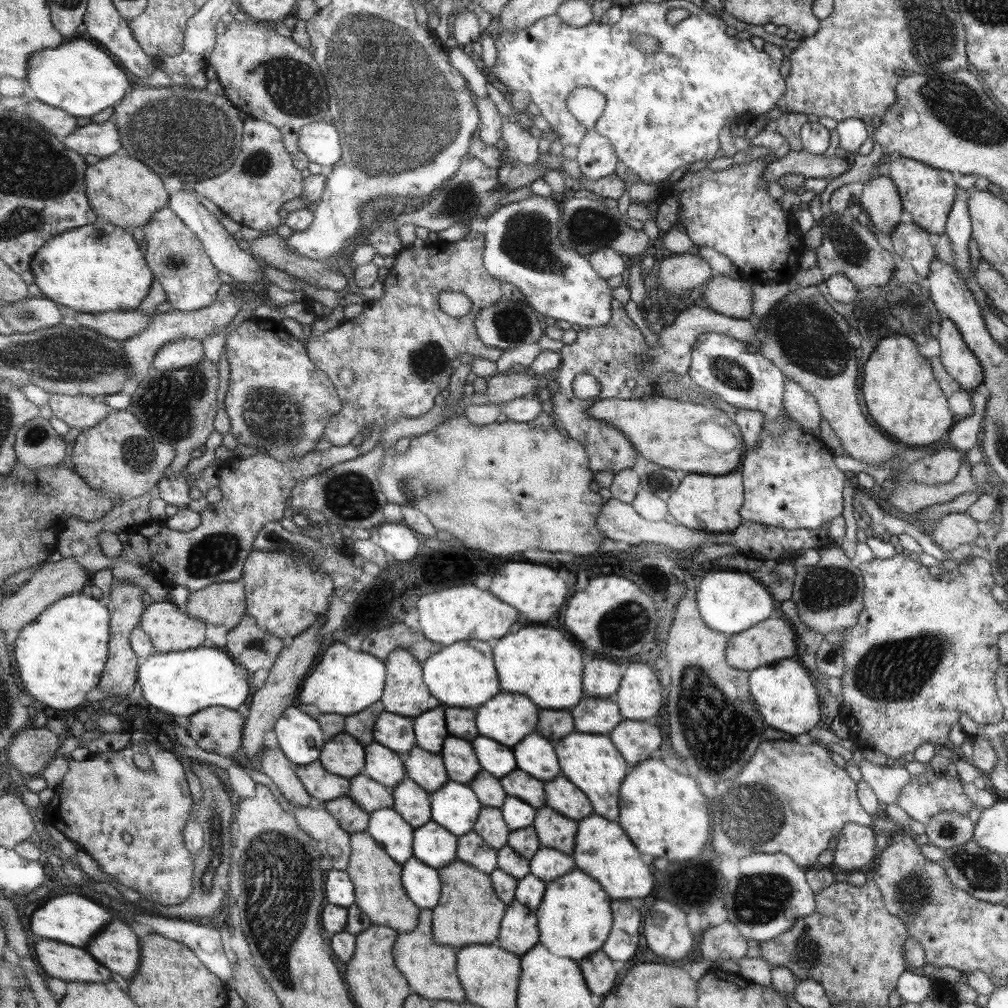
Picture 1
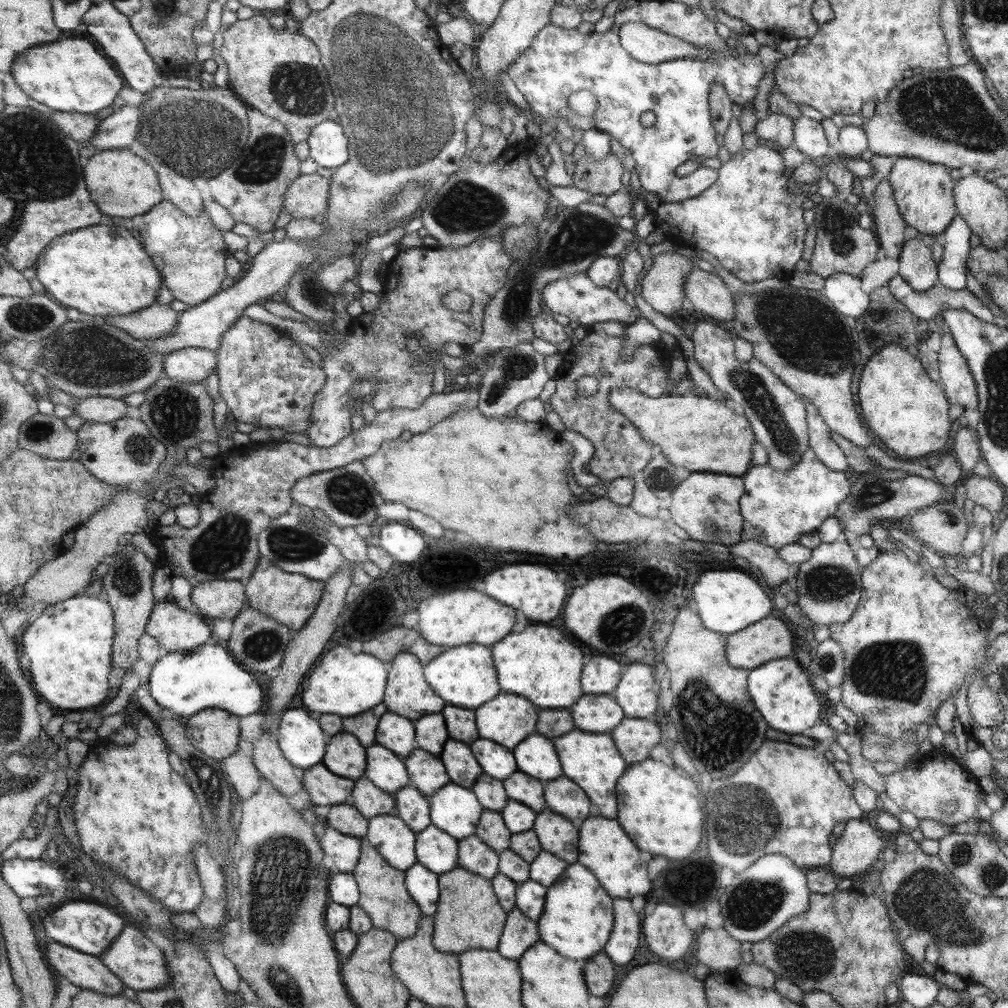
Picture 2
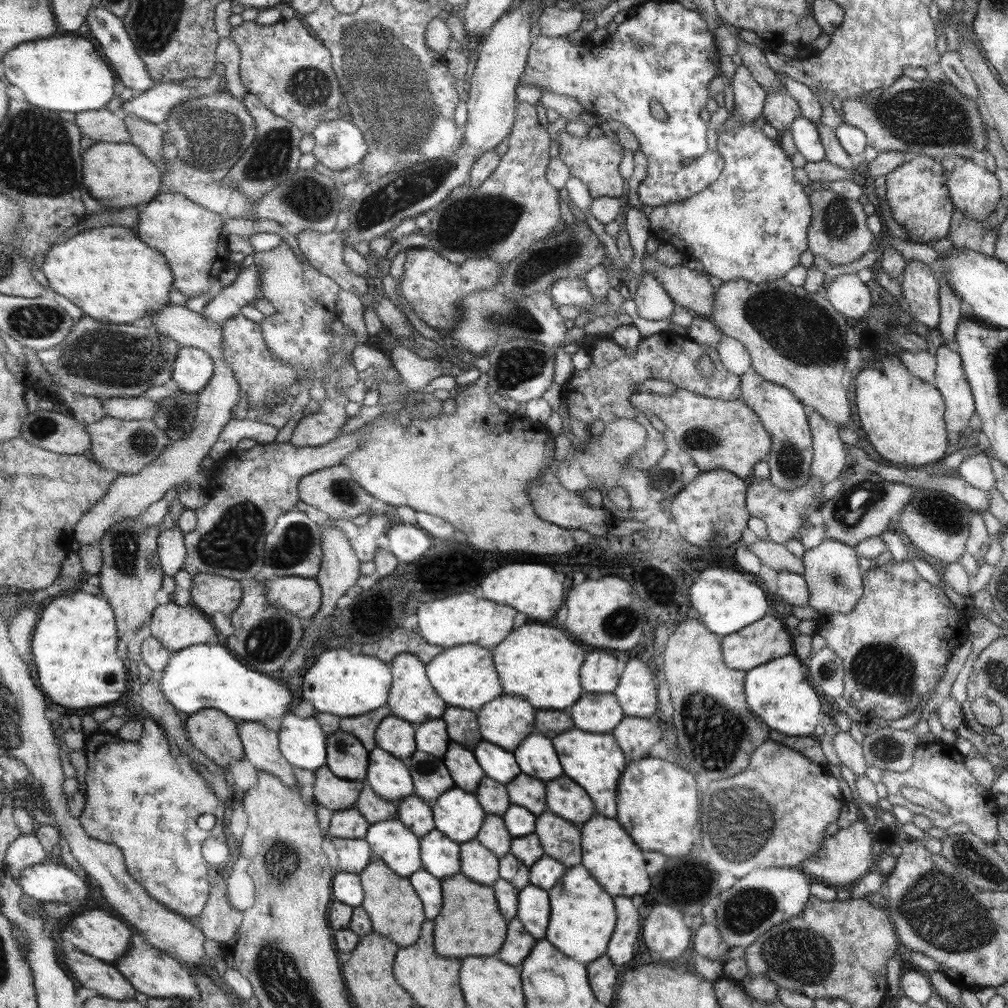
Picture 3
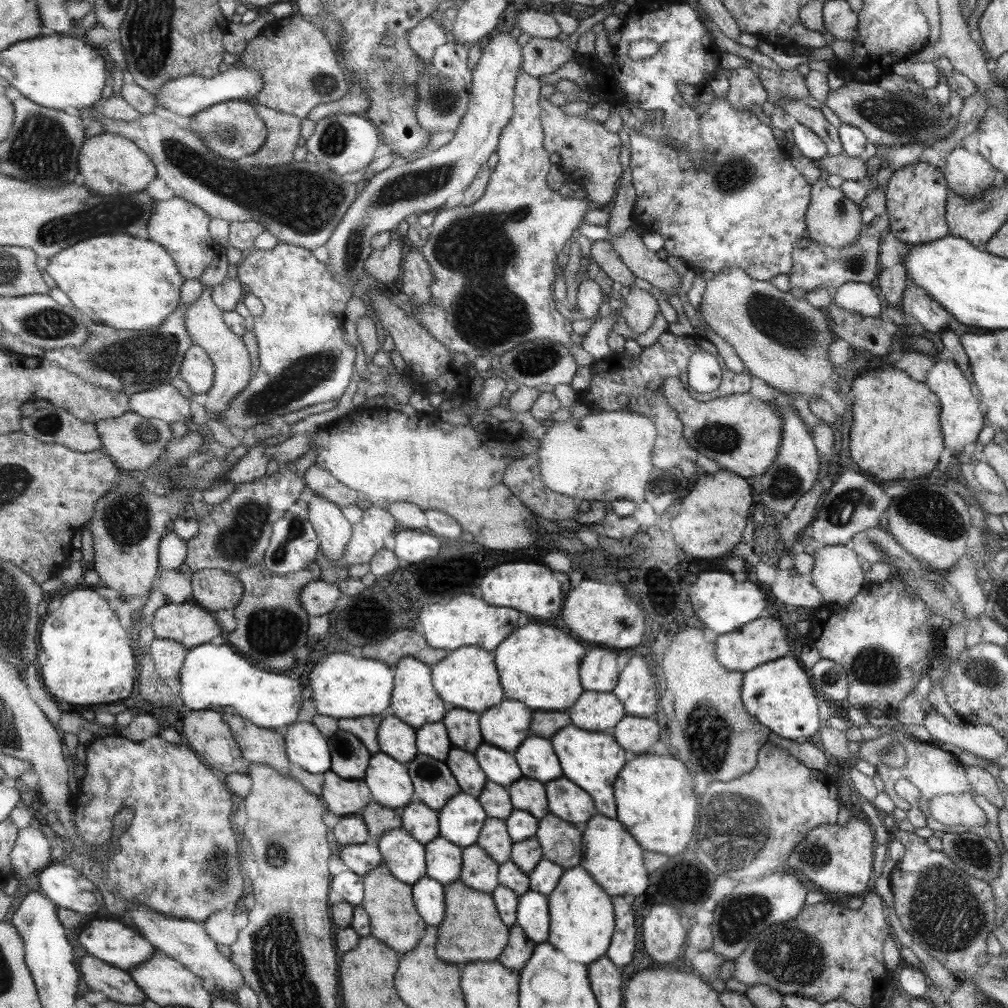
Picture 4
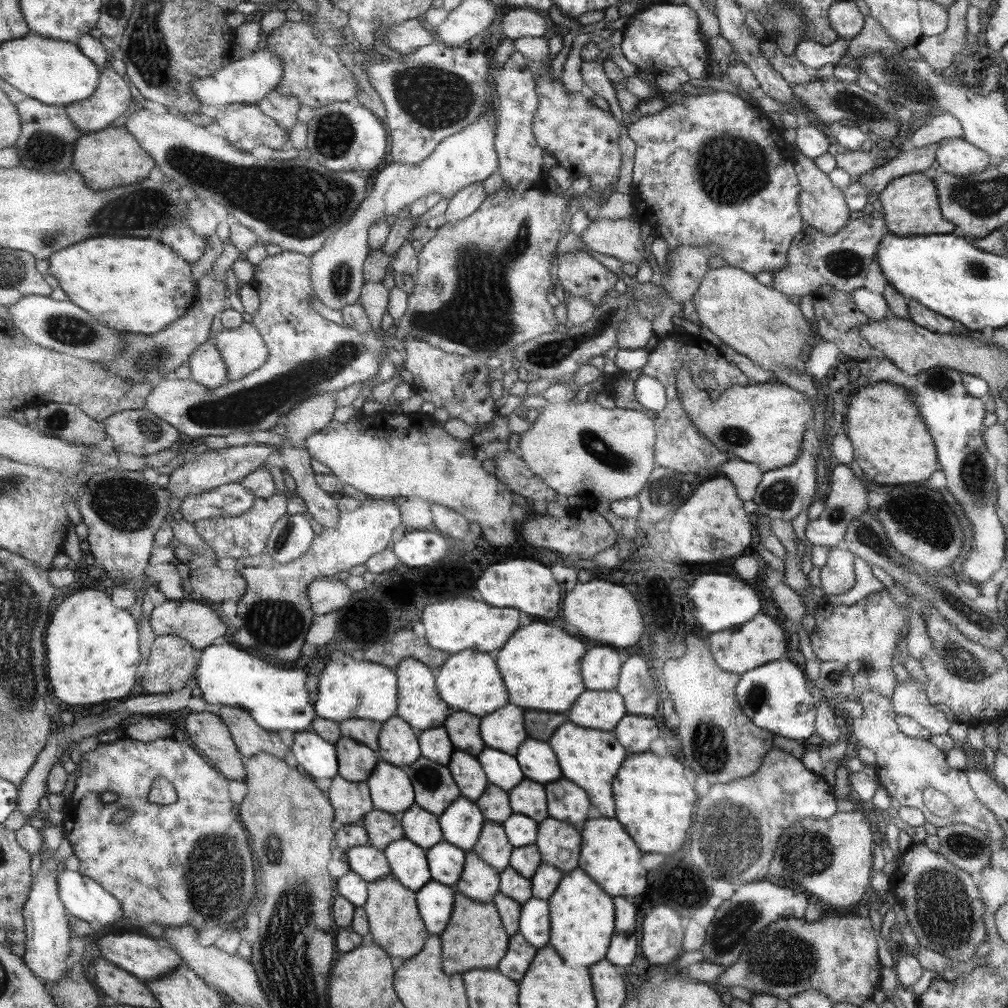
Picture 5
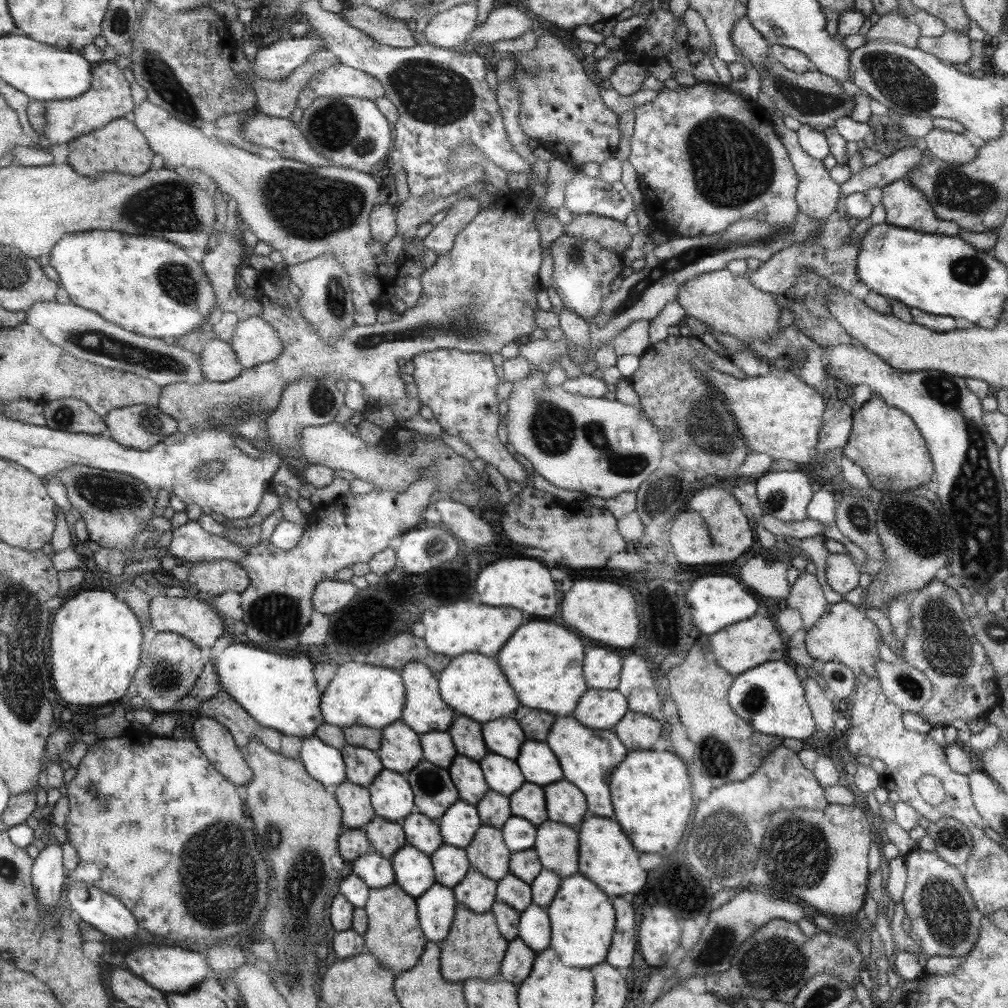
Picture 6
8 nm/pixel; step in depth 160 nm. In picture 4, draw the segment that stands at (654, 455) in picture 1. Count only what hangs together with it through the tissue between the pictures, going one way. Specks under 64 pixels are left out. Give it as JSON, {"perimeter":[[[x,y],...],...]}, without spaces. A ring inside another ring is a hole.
{"perimeter":[[[675,377],[666,378],[659,385],[658,394],[681,419],[683,438],[699,455],[713,460],[719,468],[749,480],[749,476],[754,478],[765,473],[777,456],[782,422],[768,401],[761,401],[749,392],[698,401],[689,396],[681,381]]]}

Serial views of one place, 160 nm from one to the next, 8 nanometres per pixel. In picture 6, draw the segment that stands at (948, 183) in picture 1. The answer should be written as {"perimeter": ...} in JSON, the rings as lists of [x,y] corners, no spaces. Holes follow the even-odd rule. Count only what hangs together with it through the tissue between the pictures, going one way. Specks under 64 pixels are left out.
{"perimeter":[[[905,178],[882,188],[880,204],[885,209],[885,223],[890,226],[951,237],[961,230],[954,223],[935,218],[930,202]]]}

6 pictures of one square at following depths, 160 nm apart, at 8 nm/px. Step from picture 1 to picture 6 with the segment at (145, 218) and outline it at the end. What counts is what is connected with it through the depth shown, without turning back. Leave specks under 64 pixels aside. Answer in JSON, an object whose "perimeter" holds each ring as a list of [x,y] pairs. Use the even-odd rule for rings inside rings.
{"perimeter":[[[118,117],[105,128],[80,136],[69,142],[68,162],[83,176],[99,176],[104,172],[122,172],[143,176],[153,168],[155,151],[147,137],[138,129],[131,117]]]}

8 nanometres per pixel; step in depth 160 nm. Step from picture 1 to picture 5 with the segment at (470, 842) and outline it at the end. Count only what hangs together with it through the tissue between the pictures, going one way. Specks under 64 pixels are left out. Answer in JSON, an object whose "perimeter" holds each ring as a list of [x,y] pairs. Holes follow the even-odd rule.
{"perimeter":[[[466,851],[462,874],[454,889],[475,902],[493,902],[498,892],[498,873],[475,851]]]}

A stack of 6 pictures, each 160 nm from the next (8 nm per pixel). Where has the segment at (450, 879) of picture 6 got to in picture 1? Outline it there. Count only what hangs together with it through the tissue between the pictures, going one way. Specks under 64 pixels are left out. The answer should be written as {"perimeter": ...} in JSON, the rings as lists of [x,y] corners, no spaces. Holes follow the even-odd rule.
{"perimeter":[[[437,822],[415,829],[414,856],[424,863],[440,869],[457,860],[458,837]]]}

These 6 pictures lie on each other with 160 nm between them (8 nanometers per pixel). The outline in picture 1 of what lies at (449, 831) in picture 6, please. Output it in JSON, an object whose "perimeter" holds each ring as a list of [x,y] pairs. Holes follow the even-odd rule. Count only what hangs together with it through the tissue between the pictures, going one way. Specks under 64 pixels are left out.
{"perimeter":[[[448,780],[441,790],[430,795],[434,822],[447,827],[456,836],[467,834],[474,828],[477,812],[481,812],[483,806],[468,785]]]}

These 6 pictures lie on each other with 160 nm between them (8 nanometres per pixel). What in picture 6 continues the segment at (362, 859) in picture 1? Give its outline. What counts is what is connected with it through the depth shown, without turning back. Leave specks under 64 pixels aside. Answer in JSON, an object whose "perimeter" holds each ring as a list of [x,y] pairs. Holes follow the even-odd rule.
{"perimeter":[[[395,882],[383,888],[370,889],[370,897],[364,909],[370,918],[368,931],[364,934],[367,952],[373,953],[381,965],[390,968],[395,974],[411,970],[418,965],[429,941],[422,929],[418,899],[407,894],[407,891]]]}

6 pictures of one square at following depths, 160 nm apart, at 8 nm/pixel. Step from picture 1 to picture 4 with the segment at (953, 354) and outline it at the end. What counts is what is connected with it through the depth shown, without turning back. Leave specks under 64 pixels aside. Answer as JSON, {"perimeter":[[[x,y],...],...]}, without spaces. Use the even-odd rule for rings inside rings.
{"perimeter":[[[937,360],[935,366],[926,374],[925,384],[938,396],[939,402],[942,404],[942,431],[946,440],[946,447],[951,449],[952,456],[961,456],[959,450],[963,448],[963,444],[975,442],[977,432],[983,426],[983,414],[979,412],[977,400],[973,398],[971,386],[965,380],[962,370],[952,360]]]}

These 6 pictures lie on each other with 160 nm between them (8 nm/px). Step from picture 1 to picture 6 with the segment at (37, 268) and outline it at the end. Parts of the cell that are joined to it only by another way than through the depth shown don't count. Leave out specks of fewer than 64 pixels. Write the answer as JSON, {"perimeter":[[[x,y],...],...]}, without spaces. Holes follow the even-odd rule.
{"perimeter":[[[93,230],[65,236],[49,256],[50,266],[60,276],[61,286],[66,289],[71,302],[95,310],[109,322],[135,334],[174,340],[195,332],[213,314],[215,291],[207,271],[203,269],[203,262],[189,258],[183,247],[166,239],[129,236],[113,230]]]}

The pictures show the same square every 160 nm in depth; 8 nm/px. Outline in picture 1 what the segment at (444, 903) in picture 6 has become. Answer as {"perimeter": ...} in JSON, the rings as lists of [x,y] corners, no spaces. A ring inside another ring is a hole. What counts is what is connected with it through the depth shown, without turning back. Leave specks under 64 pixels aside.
{"perimeter":[[[417,857],[403,865],[402,881],[407,894],[419,908],[435,908],[442,897],[443,881],[439,869]]]}

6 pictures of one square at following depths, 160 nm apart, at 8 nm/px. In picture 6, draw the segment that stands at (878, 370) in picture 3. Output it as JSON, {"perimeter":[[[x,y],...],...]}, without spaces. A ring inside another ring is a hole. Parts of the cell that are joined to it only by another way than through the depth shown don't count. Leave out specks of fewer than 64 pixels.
{"perimeter":[[[871,394],[852,412],[852,425],[842,454],[853,464],[861,466],[870,489],[905,491],[925,485],[934,474],[926,439],[905,411],[891,407],[879,395]]]}

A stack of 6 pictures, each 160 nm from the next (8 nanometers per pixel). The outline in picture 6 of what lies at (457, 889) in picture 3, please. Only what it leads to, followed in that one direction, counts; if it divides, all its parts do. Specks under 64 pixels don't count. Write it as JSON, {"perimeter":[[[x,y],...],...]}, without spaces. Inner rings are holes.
{"perimeter":[[[457,905],[454,920],[442,947],[442,973],[447,982],[464,981],[466,978],[488,979],[497,976],[505,957],[507,941],[498,931],[494,914],[489,910],[475,914],[466,906]]]}

